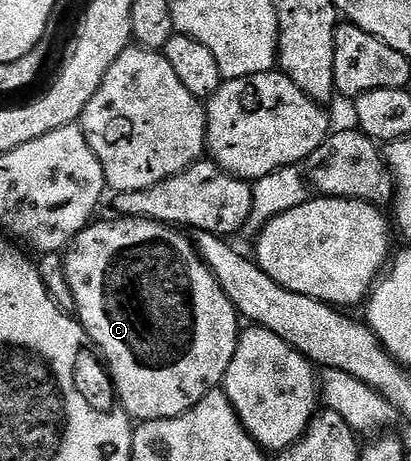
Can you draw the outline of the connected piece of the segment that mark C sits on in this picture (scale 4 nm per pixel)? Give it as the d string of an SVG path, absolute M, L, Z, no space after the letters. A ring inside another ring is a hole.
M119 216L114 220L116 222L92 221L71 241L71 245L66 247L63 271L67 277L69 298L70 301L75 301L74 313L79 323L85 328L92 347L101 355L101 361L111 376L111 382L115 386L115 397L122 413L128 414L132 420L139 422L176 418L186 410L192 410L207 395L208 390L222 383L225 372L229 368L229 360L233 360L233 352L237 352L241 316L236 312L235 305L231 303L229 296L225 296L221 284L217 284L213 272L203 263L203 257L195 251L192 239L182 229L167 226L164 222L154 222L148 218Z

